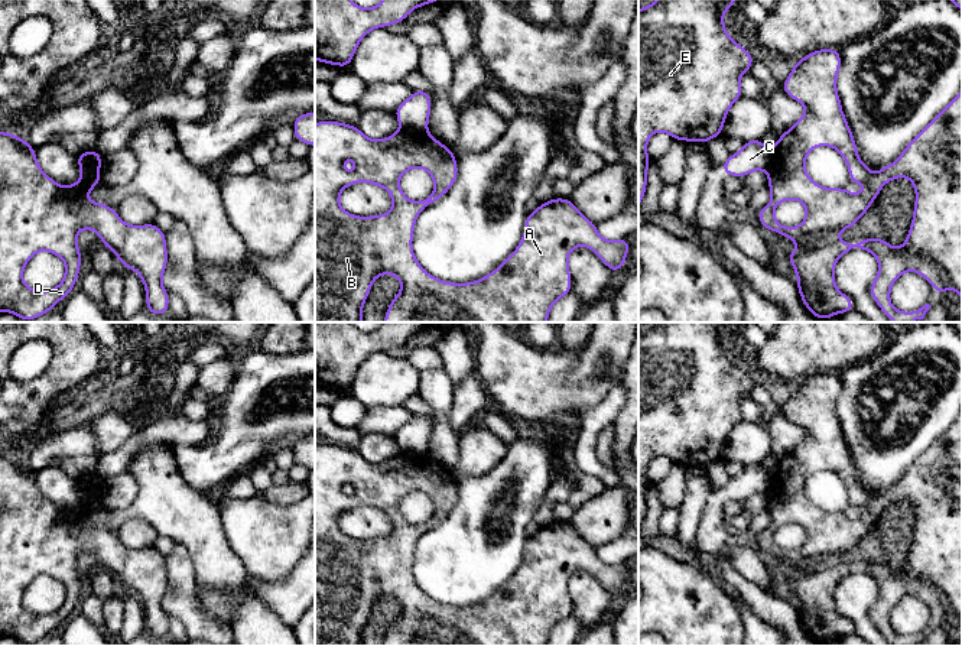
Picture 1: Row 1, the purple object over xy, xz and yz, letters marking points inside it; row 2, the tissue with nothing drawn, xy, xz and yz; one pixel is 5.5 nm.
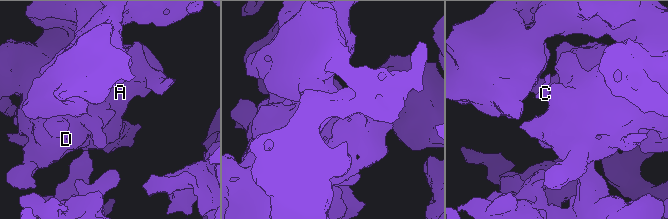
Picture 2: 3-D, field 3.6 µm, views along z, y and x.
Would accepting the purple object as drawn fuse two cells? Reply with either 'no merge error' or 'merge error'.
merge error

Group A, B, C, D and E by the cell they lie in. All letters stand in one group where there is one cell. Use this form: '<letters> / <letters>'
A B D E / C

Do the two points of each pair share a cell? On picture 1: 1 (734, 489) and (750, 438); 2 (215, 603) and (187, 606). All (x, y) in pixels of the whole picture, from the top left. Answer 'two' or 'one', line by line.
1: two
2: two

